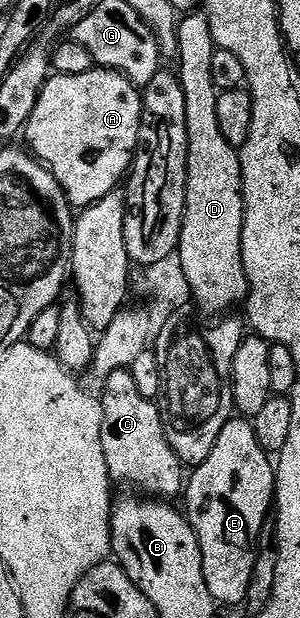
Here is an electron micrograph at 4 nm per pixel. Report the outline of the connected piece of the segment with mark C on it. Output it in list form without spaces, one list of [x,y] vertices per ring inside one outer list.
[[[129,369],[105,375],[100,393],[104,460],[115,483],[135,486],[135,491],[158,500],[174,500],[184,490],[184,464],[168,444],[162,427],[162,411],[151,399],[140,396]]]

